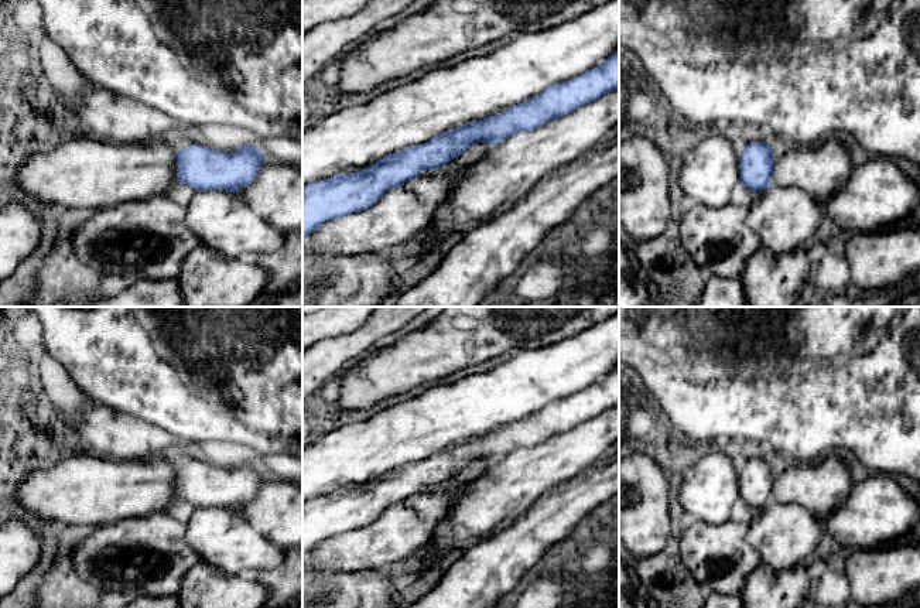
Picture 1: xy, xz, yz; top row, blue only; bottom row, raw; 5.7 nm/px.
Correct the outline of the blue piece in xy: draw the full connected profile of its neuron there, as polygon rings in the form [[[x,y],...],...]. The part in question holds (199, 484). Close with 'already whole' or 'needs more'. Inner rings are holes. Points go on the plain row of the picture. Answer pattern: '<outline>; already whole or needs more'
[[[191,461],[175,477],[178,498],[196,508],[236,509],[249,503],[264,481],[260,465],[247,461],[235,469]]]; already whole

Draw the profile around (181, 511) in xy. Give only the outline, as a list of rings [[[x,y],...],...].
[[[175,477],[175,498],[174,502],[171,503],[171,512],[170,512],[171,516],[178,522],[187,525],[195,509],[196,506],[178,498],[177,477]]]

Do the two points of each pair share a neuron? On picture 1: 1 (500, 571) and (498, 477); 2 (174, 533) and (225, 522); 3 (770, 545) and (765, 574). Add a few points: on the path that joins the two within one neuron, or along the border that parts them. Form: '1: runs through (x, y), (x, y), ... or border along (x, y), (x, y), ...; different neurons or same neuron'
1: border along (526, 511), (509, 526), (469, 546); different neurons
2: border along (184, 525), (185, 539), (201, 560); different neurons
3: border along (762, 563), (775, 570), (792, 569), (800, 564); different neurons

